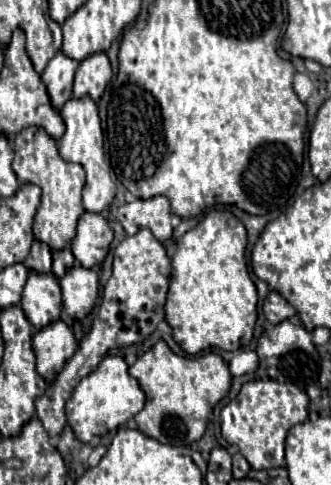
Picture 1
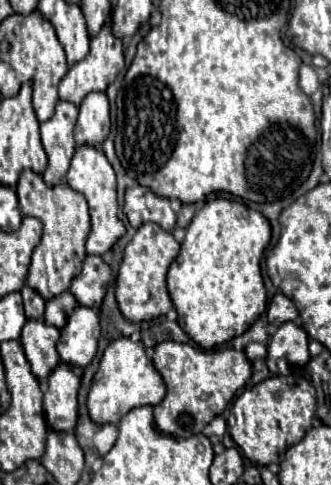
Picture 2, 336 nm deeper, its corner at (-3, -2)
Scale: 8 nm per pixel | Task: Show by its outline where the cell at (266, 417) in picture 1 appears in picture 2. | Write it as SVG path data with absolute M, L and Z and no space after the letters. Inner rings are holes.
M271 376L257 386L247 388L234 401L229 418L229 434L241 452L257 466L271 462L281 464L283 454L289 446L303 440L311 428L315 416L315 388L305 378L295 376Z

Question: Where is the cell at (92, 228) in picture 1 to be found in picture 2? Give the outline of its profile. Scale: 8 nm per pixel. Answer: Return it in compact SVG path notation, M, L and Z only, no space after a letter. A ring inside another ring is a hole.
M87 254L81 266L81 272L73 278L71 294L75 294L77 302L83 302L83 306L101 306L101 300L105 296L107 284L113 280L111 266L103 260L99 254Z

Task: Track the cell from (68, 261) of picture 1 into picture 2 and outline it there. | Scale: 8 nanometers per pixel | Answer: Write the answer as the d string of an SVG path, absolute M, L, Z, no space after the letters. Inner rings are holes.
M65 290L63 294L47 300L47 304L45 304L47 322L63 328L63 322L67 322L67 310L71 310L71 306L77 306L77 300L69 290Z

